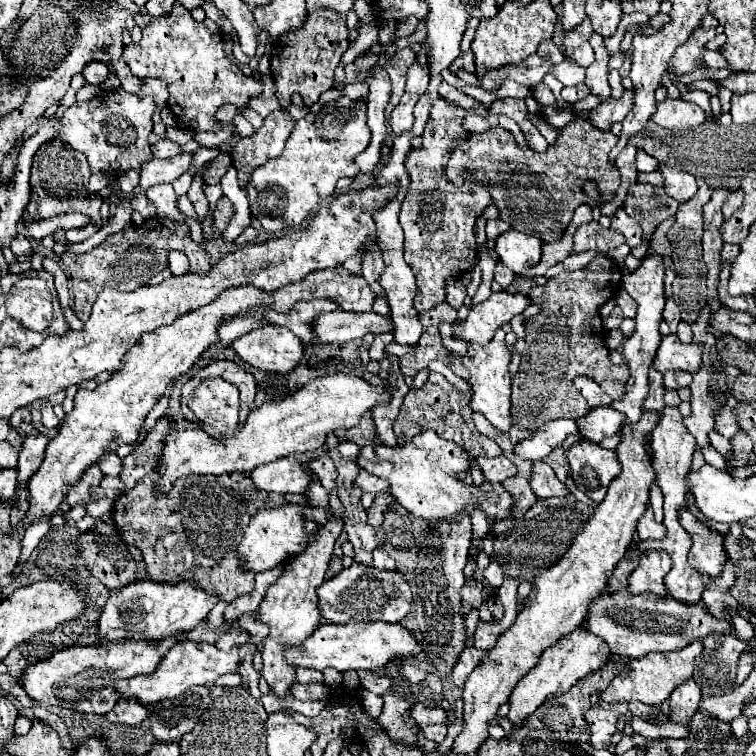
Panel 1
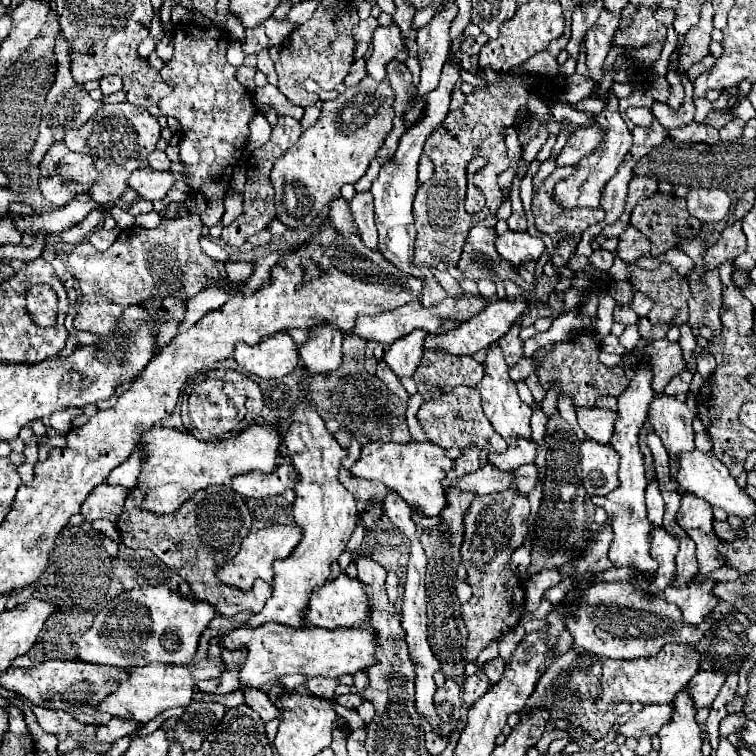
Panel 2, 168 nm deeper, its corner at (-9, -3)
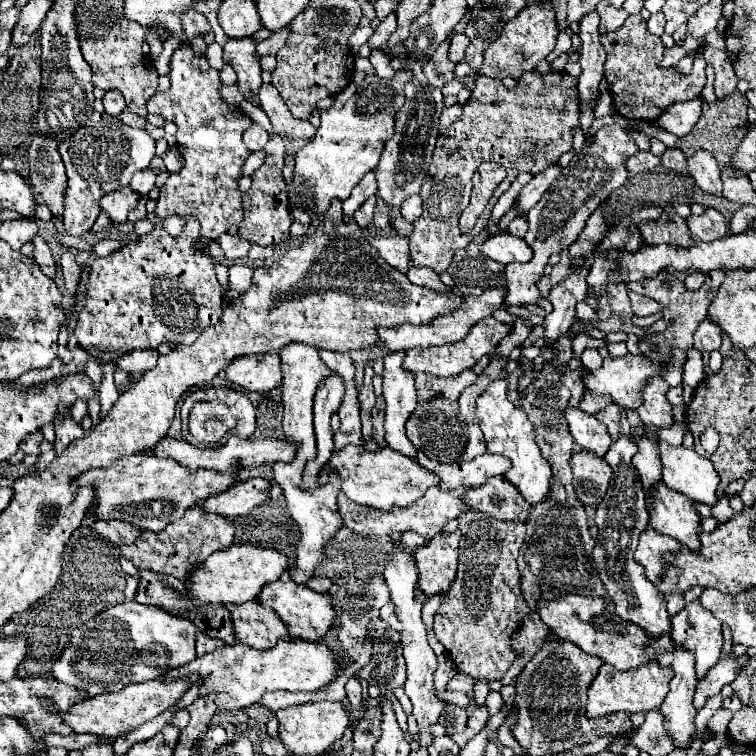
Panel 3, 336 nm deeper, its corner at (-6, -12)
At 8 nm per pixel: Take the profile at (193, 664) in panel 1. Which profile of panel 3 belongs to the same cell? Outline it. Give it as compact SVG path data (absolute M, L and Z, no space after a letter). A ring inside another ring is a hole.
M158 678L158 680L150 680L150 682L142 682L142 684L128 684L120 692L102 694L102 696L88 698L88 700L74 704L66 714L62 714L62 722L66 726L70 726L76 734L96 734L96 736L116 738L116 736L130 732L130 730L138 728L140 724L156 718L166 708L172 708L190 686L192 684L182 678L176 678L176 680Z

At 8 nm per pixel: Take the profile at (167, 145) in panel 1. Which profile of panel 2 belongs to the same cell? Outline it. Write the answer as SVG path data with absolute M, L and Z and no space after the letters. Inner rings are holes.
M155 149L155 151L149 155L149 165L155 167L155 169L159 169L159 171L167 171L167 169L171 167L171 161L169 161L169 157L165 155L165 151Z

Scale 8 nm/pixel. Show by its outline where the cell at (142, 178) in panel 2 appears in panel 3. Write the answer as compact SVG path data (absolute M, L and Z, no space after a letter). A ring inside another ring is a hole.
M128 186L116 188L112 192L108 192L106 196L102 196L100 200L100 210L110 218L112 224L122 224L126 222L126 216L132 208L136 208L140 196L136 192L132 192Z

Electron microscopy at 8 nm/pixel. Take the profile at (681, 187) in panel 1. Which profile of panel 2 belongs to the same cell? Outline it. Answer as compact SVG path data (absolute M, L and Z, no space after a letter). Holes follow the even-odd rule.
M689 187L685 201L687 201L689 213L703 223L723 219L729 211L729 205L731 205L725 191L721 191L721 189L699 189L699 187Z

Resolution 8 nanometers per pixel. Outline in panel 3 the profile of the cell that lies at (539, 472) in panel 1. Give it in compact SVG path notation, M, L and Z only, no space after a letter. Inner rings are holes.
M494 476L476 488L468 488L464 504L474 512L484 512L504 522L526 522L532 508L504 476Z

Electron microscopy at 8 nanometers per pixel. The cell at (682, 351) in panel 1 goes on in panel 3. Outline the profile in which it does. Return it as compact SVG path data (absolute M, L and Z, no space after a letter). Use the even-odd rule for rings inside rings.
M626 354L622 358L604 358L602 366L598 370L590 370L590 374L582 378L582 382L584 388L592 394L608 396L614 404L618 404L624 410L636 410L642 404L642 390L646 386L646 380L656 374L660 374L660 362L654 362L646 356Z

